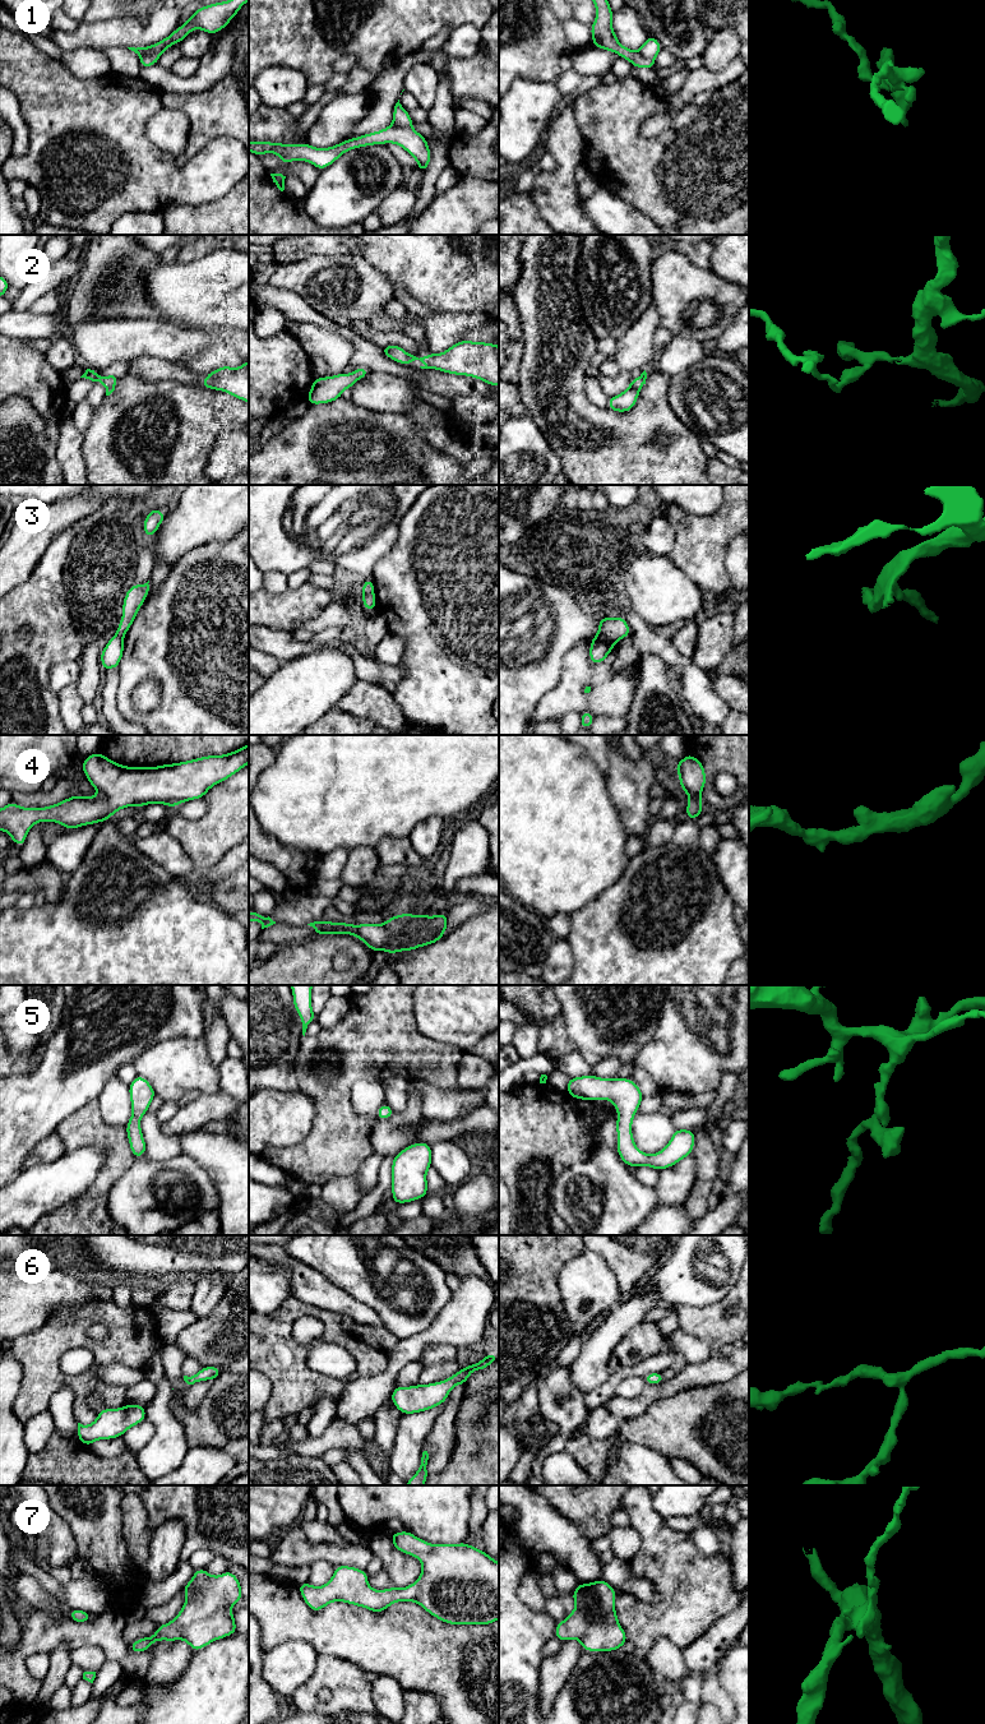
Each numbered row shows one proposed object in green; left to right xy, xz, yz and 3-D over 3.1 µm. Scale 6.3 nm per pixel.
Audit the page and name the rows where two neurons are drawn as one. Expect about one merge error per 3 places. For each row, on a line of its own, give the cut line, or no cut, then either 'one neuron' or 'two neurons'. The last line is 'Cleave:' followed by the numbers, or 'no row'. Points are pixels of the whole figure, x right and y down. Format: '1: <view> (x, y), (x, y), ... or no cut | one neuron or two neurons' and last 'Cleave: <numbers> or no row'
1: xy (160, 54), (144, 54), (140, 58) | two neurons
2: no cut | one neuron
3: no cut | one neuron
4: no cut | one neuron
5: no cut | one neuron
6: no cut | one neuron
7: no cut | one neuron
Cleave: 1

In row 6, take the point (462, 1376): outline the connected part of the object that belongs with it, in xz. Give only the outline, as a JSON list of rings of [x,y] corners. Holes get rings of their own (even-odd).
[[[487,1353],[482,1360],[468,1364],[445,1381],[429,1385],[415,1385],[411,1387],[396,1386],[392,1392],[392,1402],[402,1414],[415,1414],[427,1411],[445,1402],[450,1390],[457,1385],[463,1385],[473,1371],[486,1369],[499,1355]]]

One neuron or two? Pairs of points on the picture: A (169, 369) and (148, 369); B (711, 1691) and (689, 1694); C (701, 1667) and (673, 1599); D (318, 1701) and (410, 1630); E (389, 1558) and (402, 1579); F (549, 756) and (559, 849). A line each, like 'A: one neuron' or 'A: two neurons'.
A: one neuron
B: two neurons
C: two neurons
D: two neurons
E: one neuron
F: one neuron

